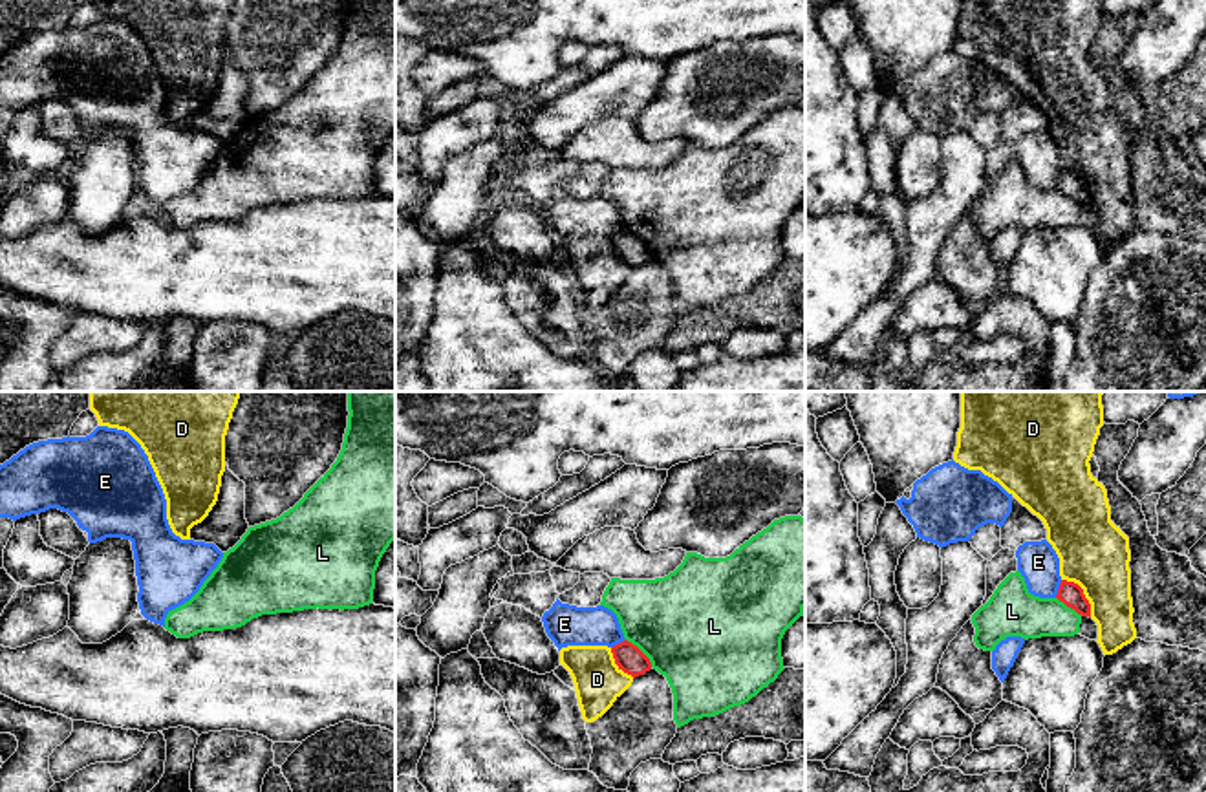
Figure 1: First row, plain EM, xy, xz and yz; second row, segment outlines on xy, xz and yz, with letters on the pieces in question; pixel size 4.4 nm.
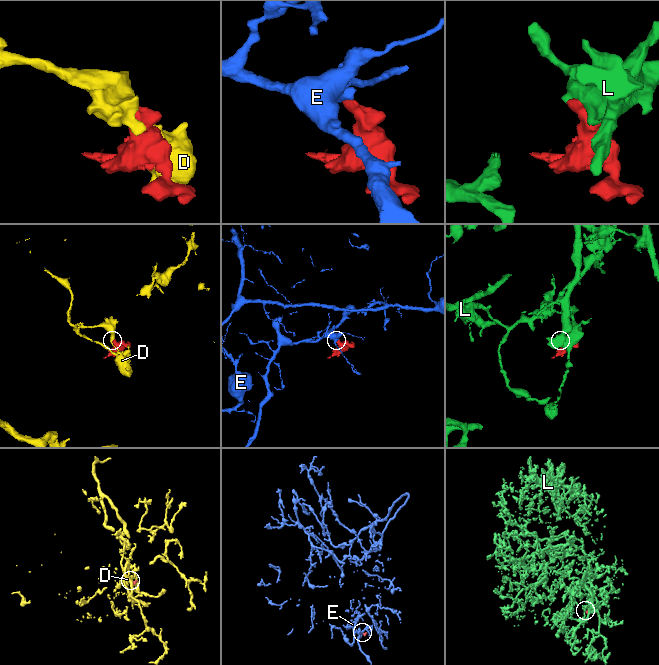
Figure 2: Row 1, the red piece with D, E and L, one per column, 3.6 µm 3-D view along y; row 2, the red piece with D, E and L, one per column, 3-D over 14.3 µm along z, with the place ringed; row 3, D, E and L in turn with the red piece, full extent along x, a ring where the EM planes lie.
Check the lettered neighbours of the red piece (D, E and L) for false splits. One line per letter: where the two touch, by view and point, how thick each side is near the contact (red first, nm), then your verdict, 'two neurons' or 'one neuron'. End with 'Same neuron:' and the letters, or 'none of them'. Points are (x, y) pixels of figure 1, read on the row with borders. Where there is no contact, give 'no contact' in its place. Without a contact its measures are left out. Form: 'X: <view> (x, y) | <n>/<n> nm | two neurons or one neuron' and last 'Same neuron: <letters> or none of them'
D: yz (1082, 593) | 100/300 nm | two neurons
E: yz (1058, 589) | 100/180 nm | two neurons
L: xz (641, 652) | 120/480 nm | two neurons
Same neuron: none of them

